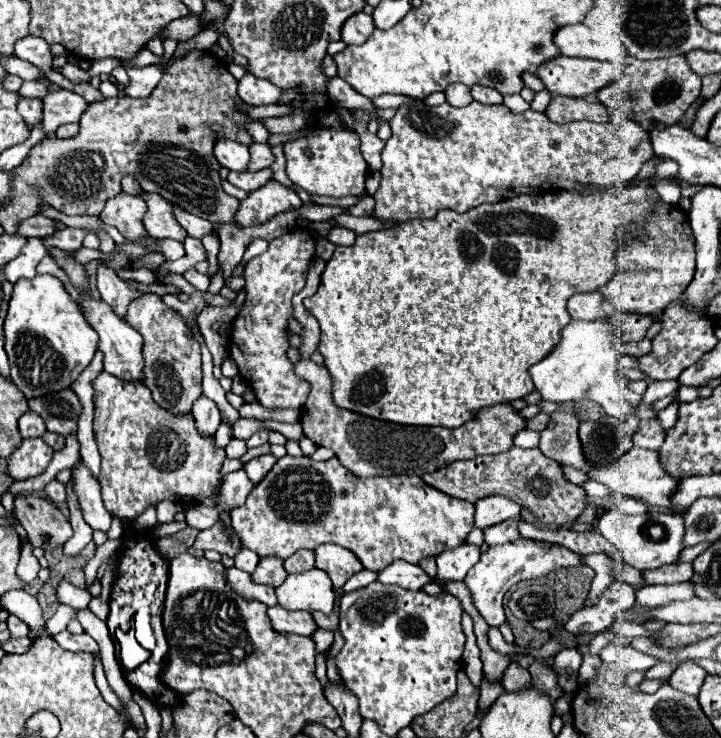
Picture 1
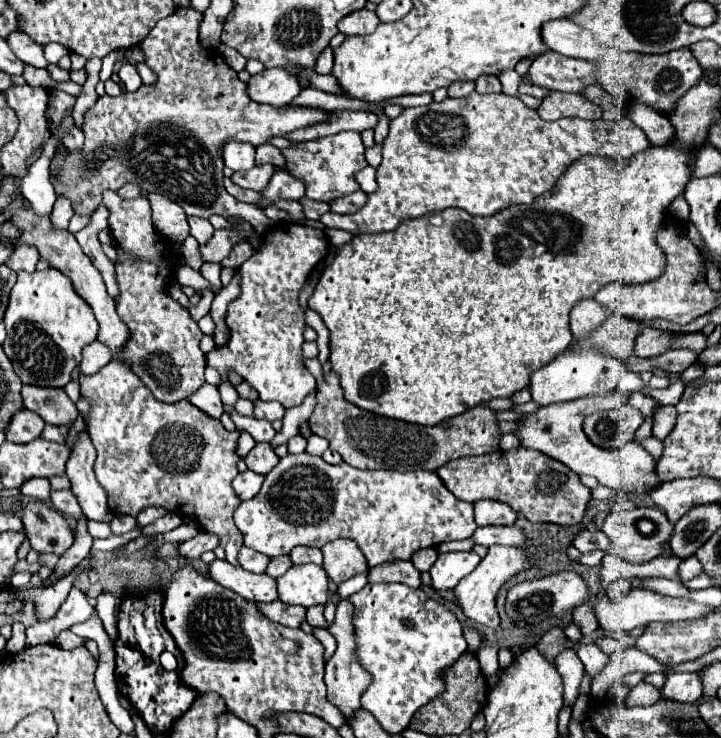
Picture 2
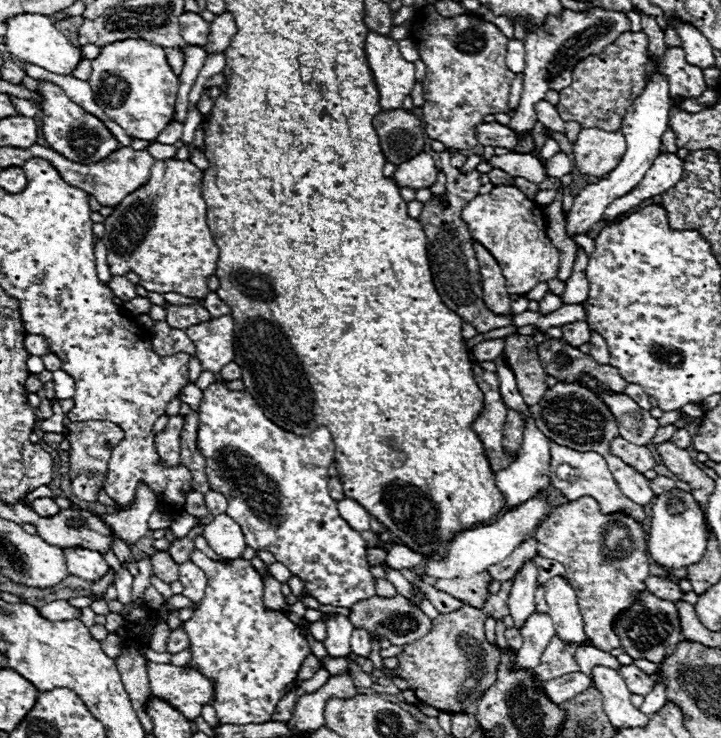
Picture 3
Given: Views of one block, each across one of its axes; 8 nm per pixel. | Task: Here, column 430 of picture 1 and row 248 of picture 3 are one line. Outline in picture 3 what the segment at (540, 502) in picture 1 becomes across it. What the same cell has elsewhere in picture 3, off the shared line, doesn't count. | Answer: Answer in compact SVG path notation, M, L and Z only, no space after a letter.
M472 242L474 252L476 252L476 260L480 264L480 276L482 276L482 290L484 290L484 302L492 312L498 314L506 314L510 312L510 294L506 292L506 278L502 276L502 270L498 266L498 262L494 260L494 256L480 244L480 242Z

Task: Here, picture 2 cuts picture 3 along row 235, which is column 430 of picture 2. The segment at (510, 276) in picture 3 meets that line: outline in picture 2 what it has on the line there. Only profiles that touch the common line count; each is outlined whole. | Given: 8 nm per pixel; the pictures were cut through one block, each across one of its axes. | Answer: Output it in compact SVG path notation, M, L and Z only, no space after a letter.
M288 454L278 466L266 474L262 490L238 506L234 522L244 536L244 544L274 558L290 554L296 546L316 546L336 538L352 538L364 552L368 566L378 566L396 558L410 560L412 552L428 546L438 546L450 540L464 540L478 528L472 514L472 504L458 500L436 472L398 472L398 470L358 470L350 464L328 464L320 456Z

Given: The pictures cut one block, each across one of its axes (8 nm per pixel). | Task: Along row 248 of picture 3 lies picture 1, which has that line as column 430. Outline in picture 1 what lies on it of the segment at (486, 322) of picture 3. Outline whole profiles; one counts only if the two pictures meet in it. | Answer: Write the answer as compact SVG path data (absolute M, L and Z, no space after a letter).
M314 258L308 268L308 282L302 292L294 296L294 318L302 326L302 344L298 348L300 360L294 364L294 374L302 380L308 380L310 394L300 410L300 424L314 444L334 450L344 468L348 468L354 476L372 478L372 476L422 476L428 472L436 472L450 462L468 460L480 454L500 454L510 450L514 444L514 436L526 428L526 418L518 414L510 404L498 404L492 408L484 408L478 412L476 420L462 424L460 428L424 428L424 426L400 426L392 422L382 422L374 418L366 418L354 414L350 410L342 410L330 402L330 374L324 366L318 366L308 356L316 352L318 344L318 322L306 318L306 310L302 300L312 296L320 286L320 274L326 262L322 258Z

